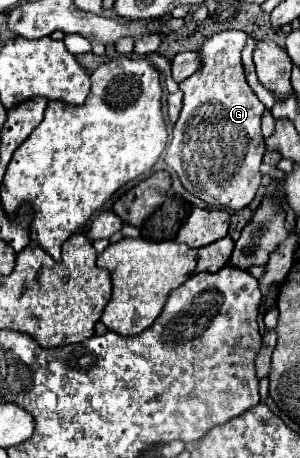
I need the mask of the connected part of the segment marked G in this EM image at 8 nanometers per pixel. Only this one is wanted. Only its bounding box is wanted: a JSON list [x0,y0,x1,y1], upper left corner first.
[165,30,265,210]

